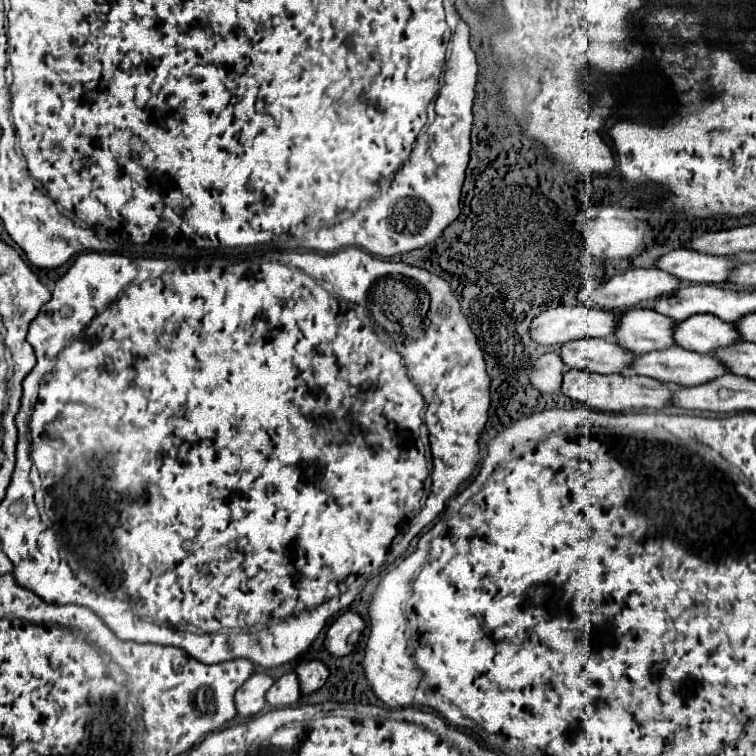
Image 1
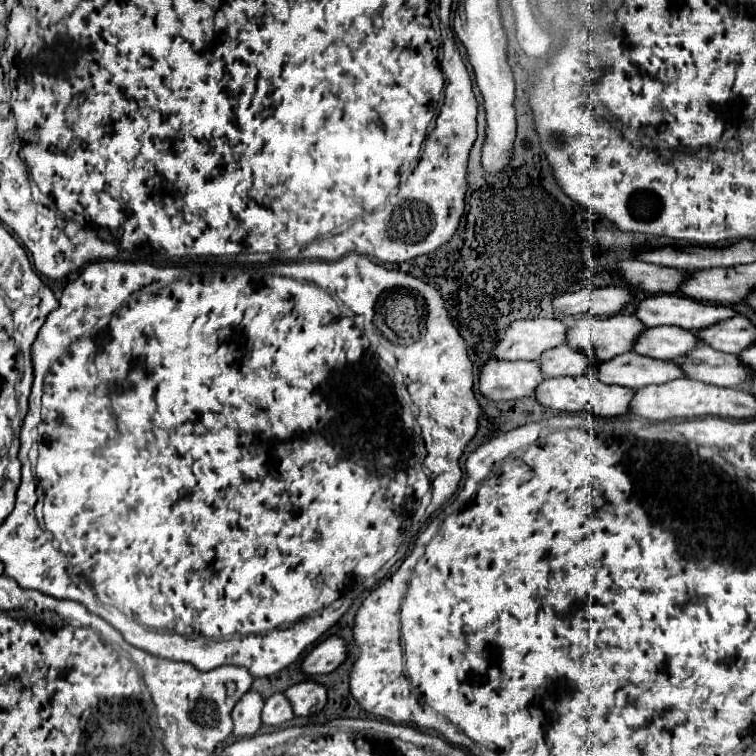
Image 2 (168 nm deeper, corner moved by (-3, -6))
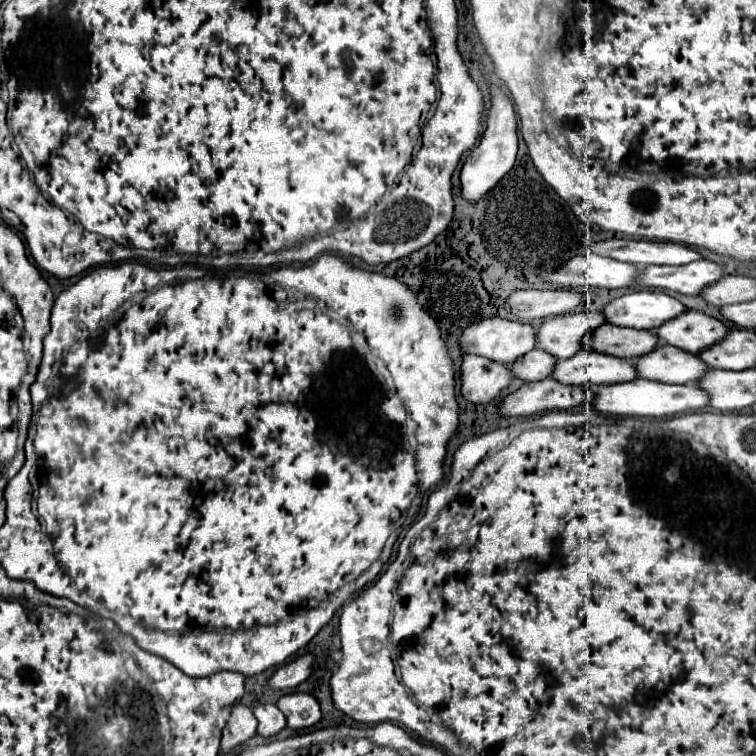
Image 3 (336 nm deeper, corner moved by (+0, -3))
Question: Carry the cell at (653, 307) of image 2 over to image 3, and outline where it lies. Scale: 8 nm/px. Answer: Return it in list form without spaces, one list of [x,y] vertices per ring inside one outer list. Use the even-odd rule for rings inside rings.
[[[640,290],[608,302],[600,312],[608,324],[652,330],[684,310],[686,308],[678,300],[664,292]]]

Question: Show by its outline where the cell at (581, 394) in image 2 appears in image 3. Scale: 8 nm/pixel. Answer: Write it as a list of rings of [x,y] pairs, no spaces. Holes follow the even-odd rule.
[[[552,378],[524,384],[520,390],[508,394],[498,406],[500,416],[532,416],[546,410],[568,410],[584,404],[592,394],[584,386],[558,384]]]

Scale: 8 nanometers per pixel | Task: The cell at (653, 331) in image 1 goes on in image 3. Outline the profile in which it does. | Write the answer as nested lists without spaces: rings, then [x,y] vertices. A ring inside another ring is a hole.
[[[574,312],[564,316],[554,316],[544,320],[538,332],[536,348],[546,350],[554,358],[570,358],[582,350],[582,340],[586,334],[604,324],[602,314],[592,312]]]

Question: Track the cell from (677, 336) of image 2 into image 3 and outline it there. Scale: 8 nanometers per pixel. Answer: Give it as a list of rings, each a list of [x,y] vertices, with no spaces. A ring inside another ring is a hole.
[[[612,324],[598,326],[596,332],[590,332],[584,338],[584,350],[600,352],[616,358],[638,358],[650,352],[658,344],[658,338],[652,330],[634,330],[620,328]]]

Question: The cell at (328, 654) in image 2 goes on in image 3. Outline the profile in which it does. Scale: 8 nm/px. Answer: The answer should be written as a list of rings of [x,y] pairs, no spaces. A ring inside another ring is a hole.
[[[304,654],[288,664],[282,664],[268,680],[268,686],[272,690],[286,690],[286,688],[294,690],[298,684],[302,684],[312,674],[312,666],[314,666],[314,656]]]

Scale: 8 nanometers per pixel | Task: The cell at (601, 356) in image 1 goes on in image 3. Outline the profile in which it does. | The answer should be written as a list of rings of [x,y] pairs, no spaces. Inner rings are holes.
[[[536,350],[528,352],[526,356],[522,356],[522,360],[516,360],[510,366],[510,372],[514,372],[516,378],[520,378],[522,382],[538,382],[550,376],[550,372],[554,370],[556,358],[550,356],[544,350]]]

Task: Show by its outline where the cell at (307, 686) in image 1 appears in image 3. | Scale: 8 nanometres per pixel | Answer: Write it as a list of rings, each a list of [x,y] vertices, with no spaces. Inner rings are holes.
[[[286,694],[278,700],[278,708],[286,716],[286,726],[290,730],[304,730],[320,720],[320,706],[312,694]]]

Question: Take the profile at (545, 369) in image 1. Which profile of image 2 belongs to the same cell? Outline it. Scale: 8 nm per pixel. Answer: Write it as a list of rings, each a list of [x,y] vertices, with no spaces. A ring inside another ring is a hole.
[[[489,361],[481,369],[479,389],[493,401],[535,397],[537,387],[545,381],[541,363],[525,361]]]

